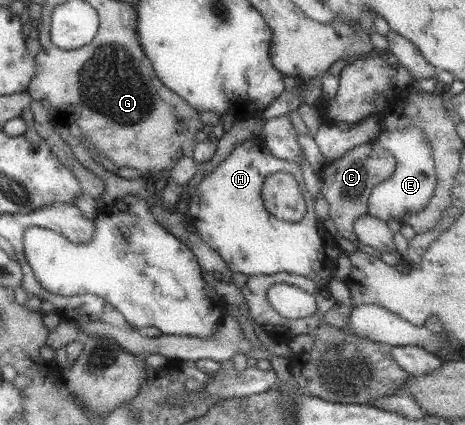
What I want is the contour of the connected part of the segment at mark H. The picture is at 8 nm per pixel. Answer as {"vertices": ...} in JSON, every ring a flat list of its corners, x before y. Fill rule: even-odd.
{"vertices":[[257,137,246,139,227,154,225,160,199,181,191,199,187,216,189,222,195,226,199,236,225,261,227,269,233,272,240,272,245,276,251,275,270,275,276,272,288,272,294,275,301,275,315,281,315,284,325,288,329,278,332,276,334,260,339,257,339,249,335,243,335,236,331,235,322,224,322,220,315,217,313,202,315,196,305,189,302,179,302,171,297,164,290,161,282,161,271,155,264,148,261,140],[274,172,287,172,292,174,299,185,303,195,306,212,301,220,287,222,276,219,263,207,262,197,260,196,261,185,264,178]]}

